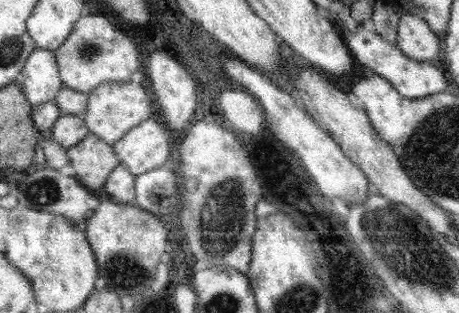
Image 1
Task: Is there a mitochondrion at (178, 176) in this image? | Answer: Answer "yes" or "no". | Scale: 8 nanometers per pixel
no

